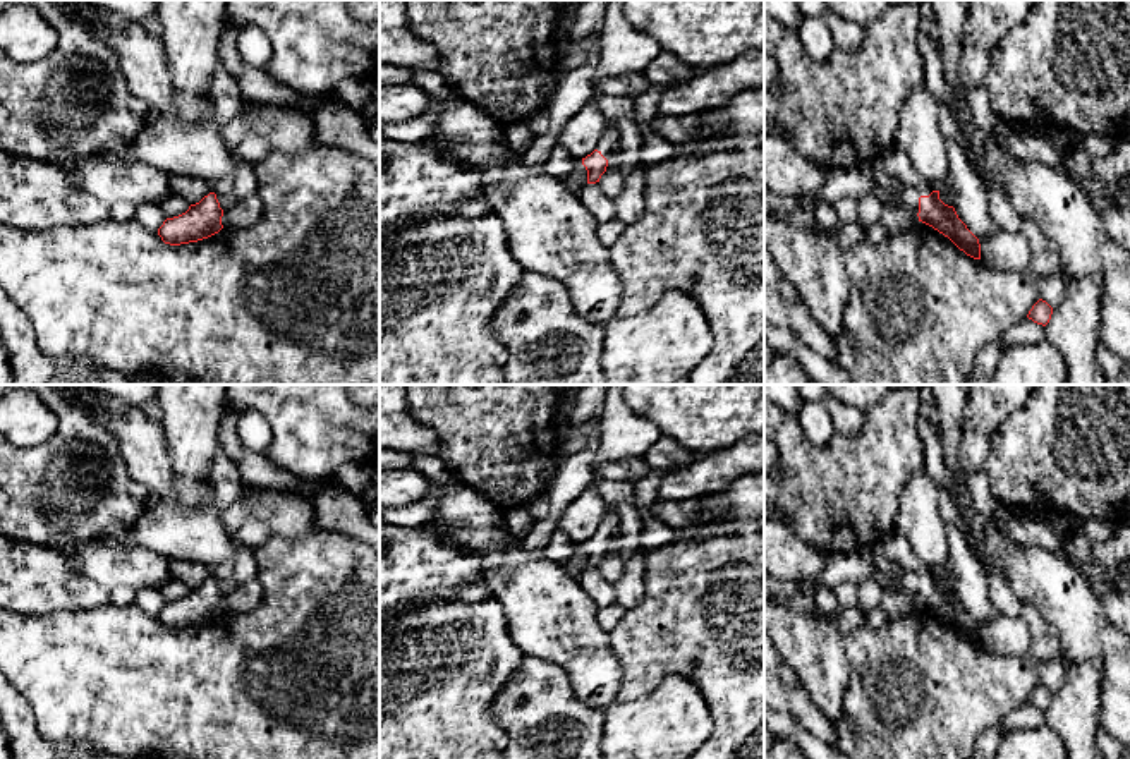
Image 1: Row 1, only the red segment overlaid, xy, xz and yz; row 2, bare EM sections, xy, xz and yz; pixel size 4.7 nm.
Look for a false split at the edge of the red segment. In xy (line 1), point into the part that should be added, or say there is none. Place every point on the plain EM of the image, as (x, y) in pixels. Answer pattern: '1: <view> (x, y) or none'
1: none

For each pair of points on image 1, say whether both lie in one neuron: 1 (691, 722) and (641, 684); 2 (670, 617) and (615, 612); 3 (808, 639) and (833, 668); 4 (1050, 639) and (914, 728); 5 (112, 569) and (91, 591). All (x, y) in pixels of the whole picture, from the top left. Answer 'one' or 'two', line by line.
1: two
2: two
3: one
4: one
5: two

